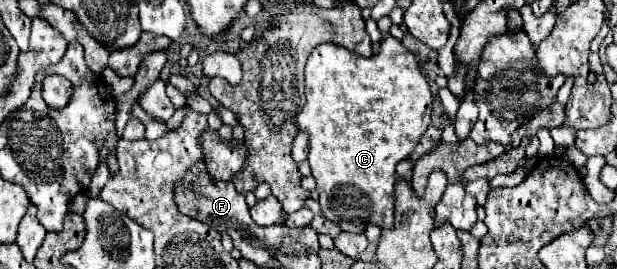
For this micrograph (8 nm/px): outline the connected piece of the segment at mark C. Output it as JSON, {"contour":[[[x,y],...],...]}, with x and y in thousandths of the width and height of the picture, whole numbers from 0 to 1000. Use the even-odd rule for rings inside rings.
{"contour":[[[632,130],[616,152],[613,197],[600,212],[580,212],[577,197],[535,160],[515,167],[499,212],[493,264],[496,390],[483,420],[480,465],[483,487],[502,502],[499,606],[512,665],[512,703],[519,710],[515,747],[522,799],[548,829],[554,859],[580,866],[590,859],[593,829],[629,851],[639,844],[642,613],[674,554],[697,465],[700,420],[700,346],[679,242],[674,204]]]}

